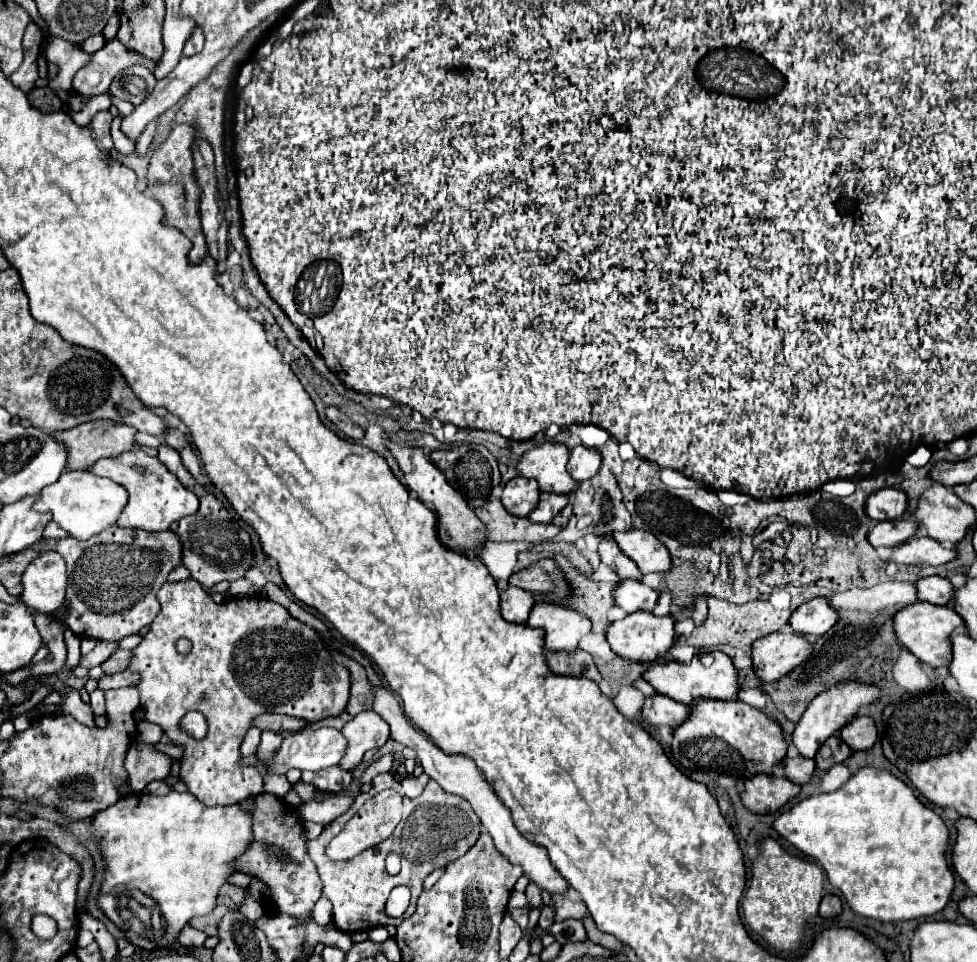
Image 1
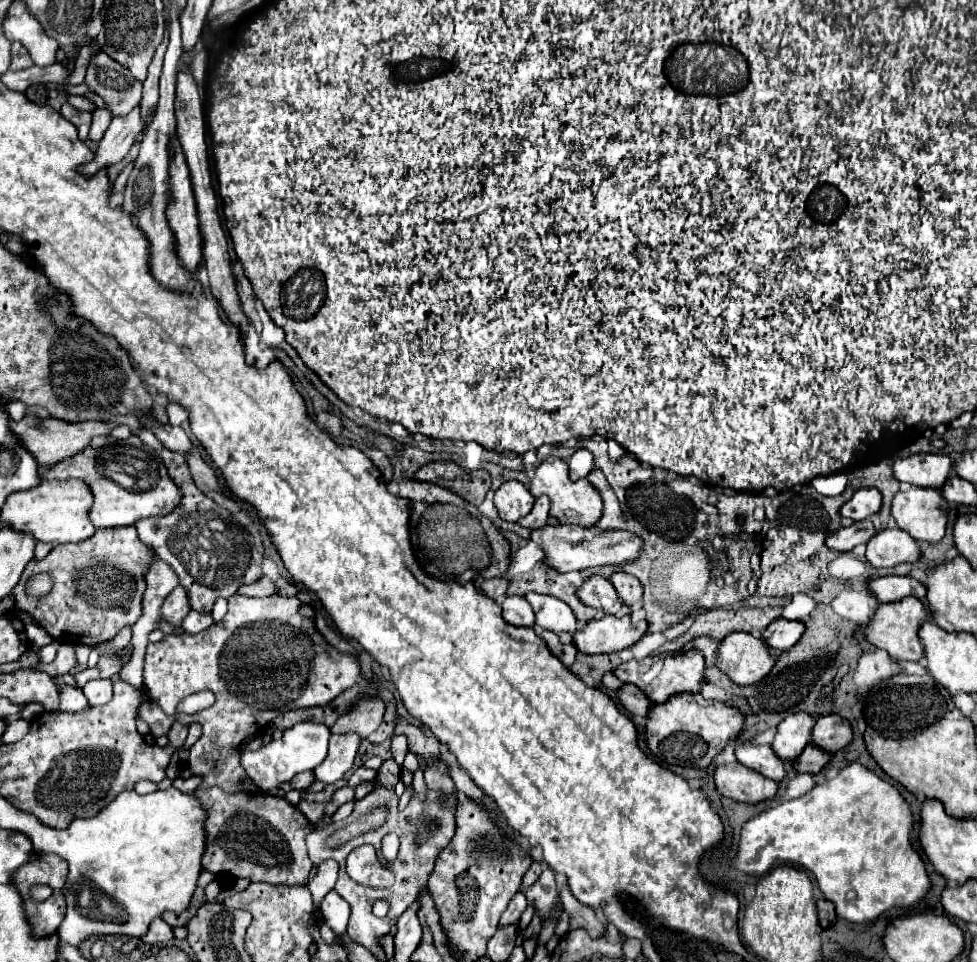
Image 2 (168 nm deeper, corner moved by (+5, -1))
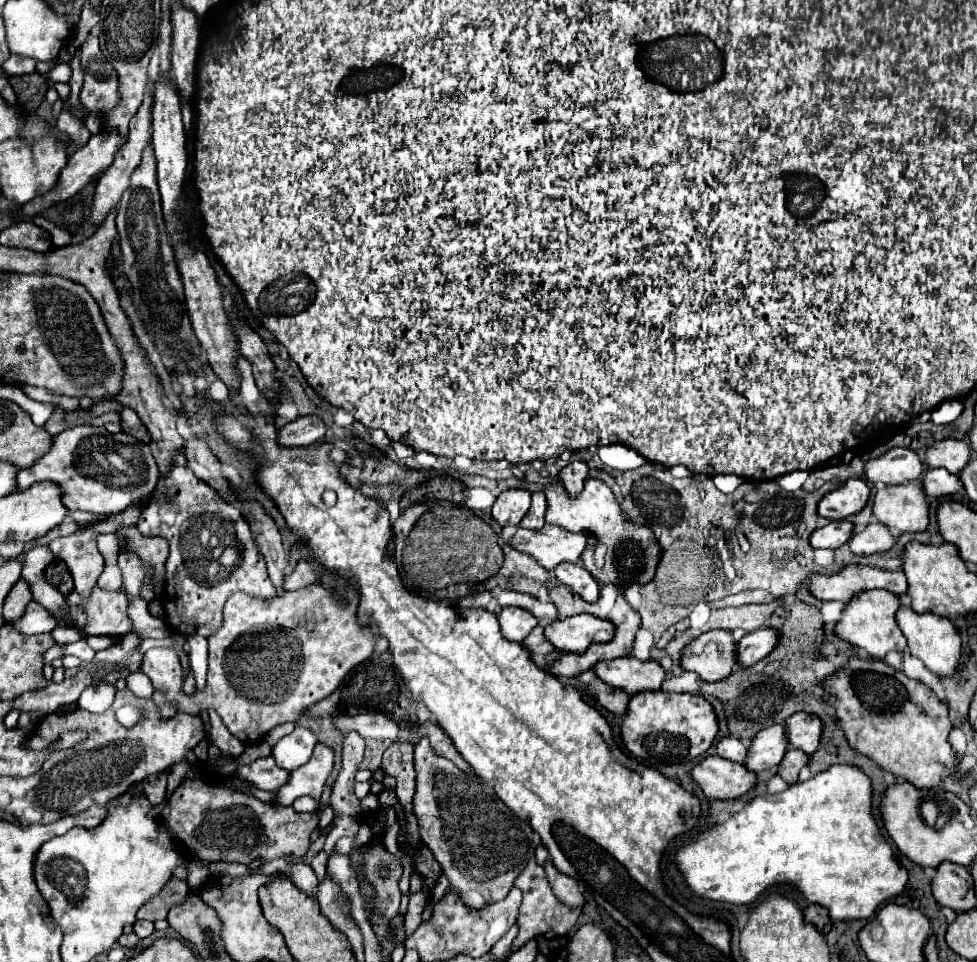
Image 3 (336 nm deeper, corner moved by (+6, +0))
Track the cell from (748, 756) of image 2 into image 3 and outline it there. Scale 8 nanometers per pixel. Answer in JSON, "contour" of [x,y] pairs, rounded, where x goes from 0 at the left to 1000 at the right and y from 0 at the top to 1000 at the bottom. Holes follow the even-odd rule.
{"contour":[[[742,766],[734,772],[734,785],[746,791],[752,789],[750,793],[760,793],[760,785],[765,785],[765,777],[752,766]]]}

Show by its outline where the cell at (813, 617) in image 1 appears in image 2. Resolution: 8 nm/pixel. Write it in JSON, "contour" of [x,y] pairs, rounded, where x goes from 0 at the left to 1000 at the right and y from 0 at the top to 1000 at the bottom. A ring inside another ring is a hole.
{"contour":[[[796,642],[782,655],[780,663],[792,676],[807,676],[821,663],[821,659],[823,659],[823,647]]]}

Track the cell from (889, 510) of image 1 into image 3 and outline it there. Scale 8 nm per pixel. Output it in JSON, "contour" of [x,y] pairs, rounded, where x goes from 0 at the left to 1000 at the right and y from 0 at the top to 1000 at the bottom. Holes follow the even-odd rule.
{"contour":[[[867,498],[859,508],[849,510],[838,521],[838,535],[846,540],[867,540],[875,533],[879,533],[889,519],[889,506],[883,502],[883,498]]]}

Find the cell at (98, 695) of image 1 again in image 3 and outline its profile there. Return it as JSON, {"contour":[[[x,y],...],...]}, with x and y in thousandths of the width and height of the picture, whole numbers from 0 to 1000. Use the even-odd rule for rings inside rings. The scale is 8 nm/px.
{"contour":[[[103,710],[103,712],[93,712],[93,714],[89,714],[89,716],[83,720],[79,733],[81,733],[83,737],[91,739],[91,741],[105,741],[110,735],[114,735],[116,725],[118,725],[118,714],[107,712],[107,710]]]}

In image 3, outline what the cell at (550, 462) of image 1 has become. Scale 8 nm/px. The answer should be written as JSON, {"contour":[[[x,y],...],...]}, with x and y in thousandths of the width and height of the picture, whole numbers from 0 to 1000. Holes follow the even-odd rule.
{"contour":[[[601,498],[599,508],[584,519],[576,504],[570,500],[564,510],[558,512],[562,527],[560,527],[560,544],[576,548],[586,554],[599,554],[601,558],[609,560],[609,567],[601,567],[595,575],[595,587],[607,598],[607,602],[617,608],[629,608],[634,612],[648,608],[648,606],[664,606],[670,598],[677,569],[666,552],[656,544],[642,540],[627,515],[627,510],[613,498]]]}

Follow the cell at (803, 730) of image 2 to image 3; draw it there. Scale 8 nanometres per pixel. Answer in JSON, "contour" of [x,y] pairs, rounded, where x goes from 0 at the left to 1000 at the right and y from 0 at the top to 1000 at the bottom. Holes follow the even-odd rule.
{"contour":[[[789,754],[771,766],[760,795],[769,804],[785,801],[799,793],[801,781],[806,781],[806,774],[801,772],[801,756]]]}

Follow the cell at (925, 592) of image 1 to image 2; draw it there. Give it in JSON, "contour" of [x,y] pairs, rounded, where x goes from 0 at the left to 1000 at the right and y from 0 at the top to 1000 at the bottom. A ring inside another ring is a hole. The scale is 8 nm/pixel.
{"contour":[[[905,599],[890,605],[890,613],[901,626],[919,626],[927,620],[948,622],[948,609],[933,599]]]}

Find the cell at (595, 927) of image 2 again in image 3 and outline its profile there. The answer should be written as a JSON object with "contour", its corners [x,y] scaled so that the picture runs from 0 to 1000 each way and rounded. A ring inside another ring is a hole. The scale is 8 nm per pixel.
{"contour":[[[564,895],[558,897],[558,907],[562,912],[562,918],[568,926],[568,932],[570,935],[576,935],[576,939],[580,941],[597,941],[597,930],[593,928],[593,922],[591,922],[591,916],[578,907],[574,907]]]}

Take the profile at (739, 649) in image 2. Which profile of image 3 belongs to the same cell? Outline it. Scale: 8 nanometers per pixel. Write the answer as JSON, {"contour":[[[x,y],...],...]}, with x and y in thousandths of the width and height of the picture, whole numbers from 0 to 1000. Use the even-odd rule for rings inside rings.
{"contour":[[[732,654],[718,658],[697,677],[697,693],[711,698],[720,708],[736,708],[748,702],[754,691],[752,664],[746,656]]]}

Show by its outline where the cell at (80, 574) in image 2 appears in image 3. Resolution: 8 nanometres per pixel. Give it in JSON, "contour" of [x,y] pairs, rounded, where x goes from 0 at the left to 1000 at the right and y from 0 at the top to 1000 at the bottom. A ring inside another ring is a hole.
{"contour":[[[97,608],[89,623],[75,614],[69,625],[73,629],[73,646],[87,660],[126,662],[136,656],[136,648],[130,641],[132,625],[124,612],[110,616]]]}

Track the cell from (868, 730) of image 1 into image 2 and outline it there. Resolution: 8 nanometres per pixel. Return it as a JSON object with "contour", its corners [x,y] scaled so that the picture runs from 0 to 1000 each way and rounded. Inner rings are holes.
{"contour":[[[858,742],[839,744],[831,759],[831,773],[852,784],[866,780],[872,773],[872,769],[874,769],[874,761],[870,751]]]}

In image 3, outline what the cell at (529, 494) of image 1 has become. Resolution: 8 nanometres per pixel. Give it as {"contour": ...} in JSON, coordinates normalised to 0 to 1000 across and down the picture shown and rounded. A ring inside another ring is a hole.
{"contour":[[[521,508],[515,510],[507,525],[505,525],[505,540],[517,548],[517,546],[531,546],[531,542],[537,537],[537,533],[541,531],[541,521],[544,521],[544,512],[537,508]]]}

